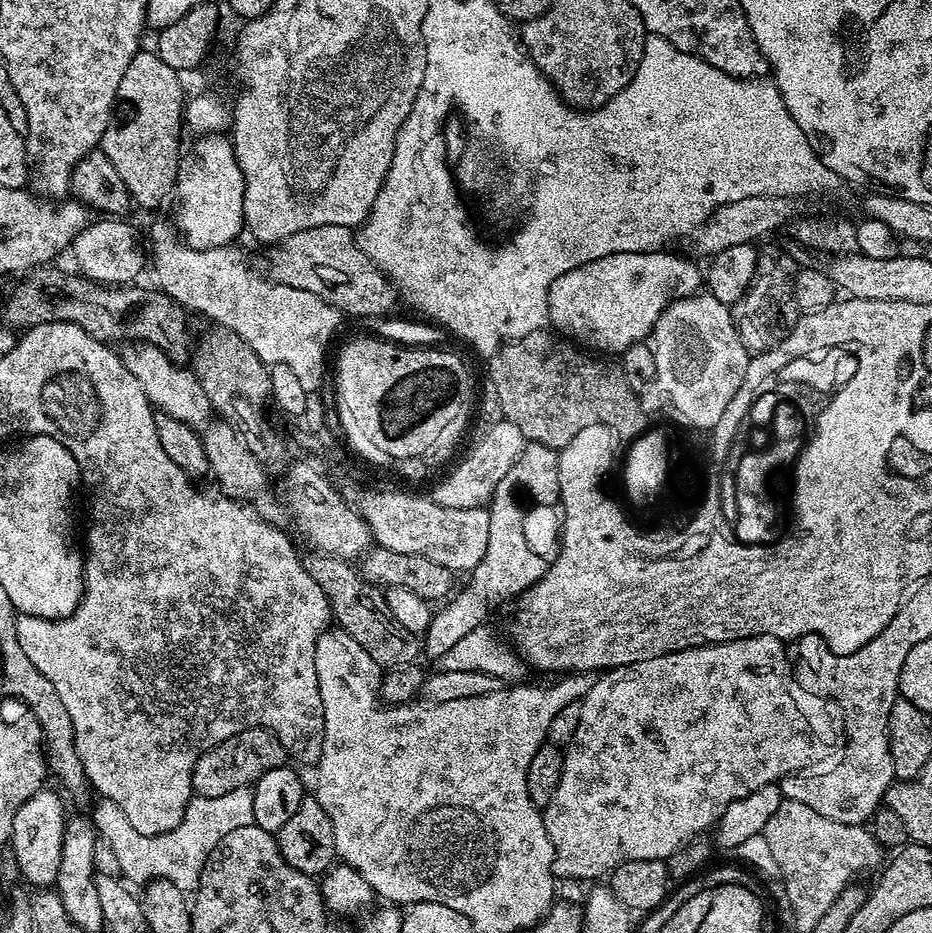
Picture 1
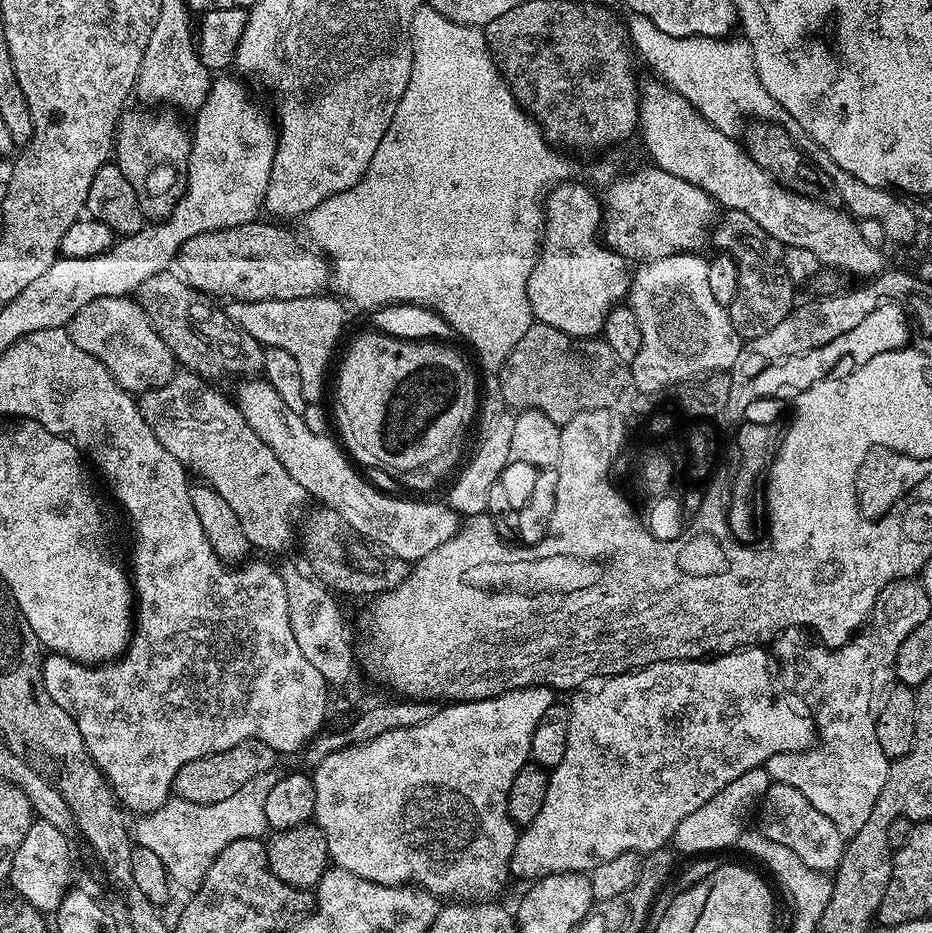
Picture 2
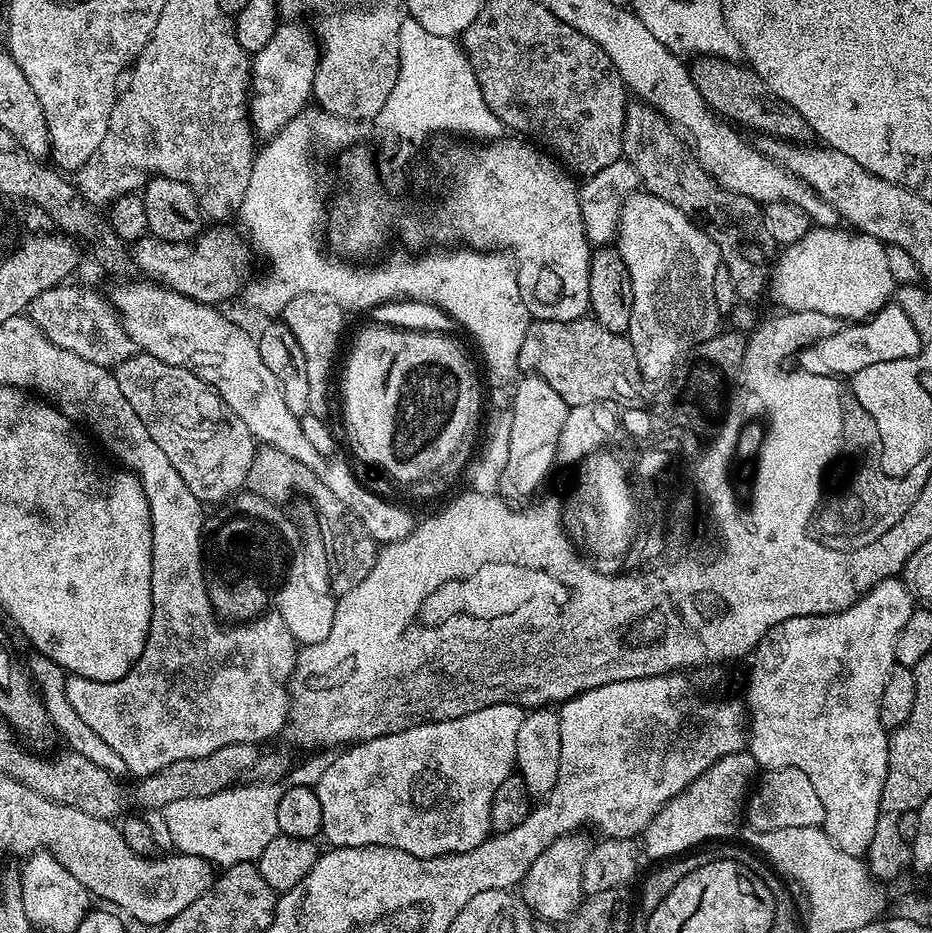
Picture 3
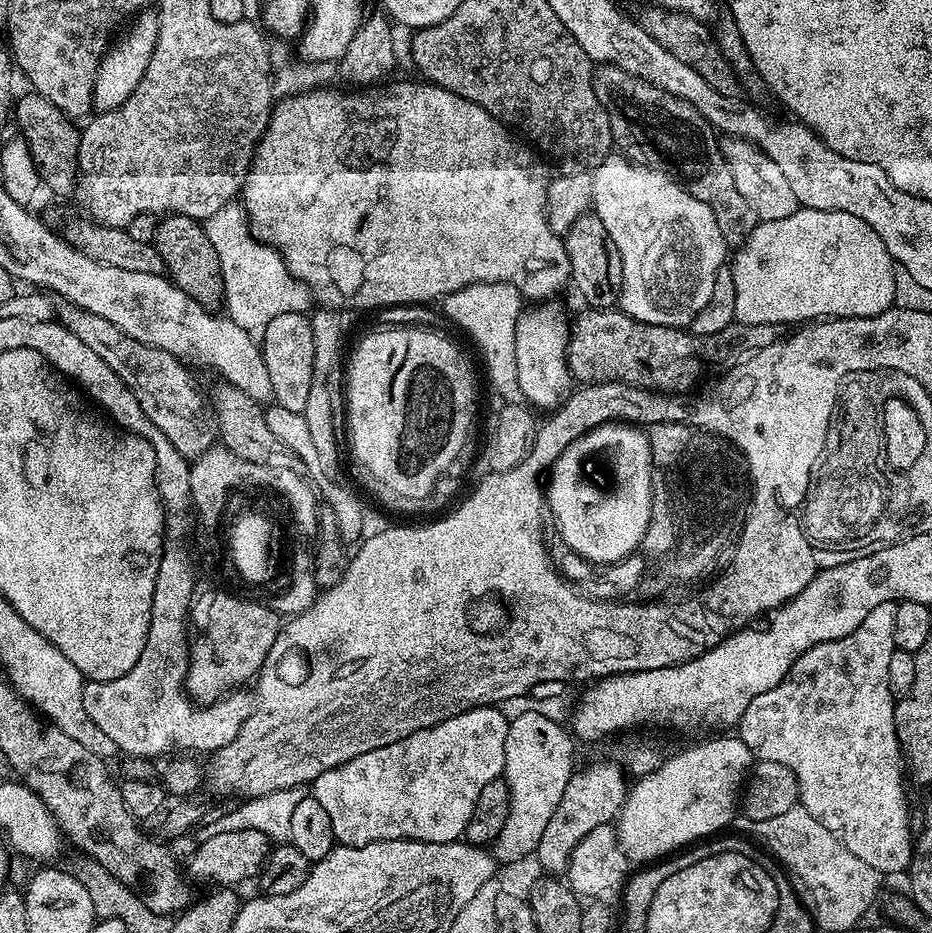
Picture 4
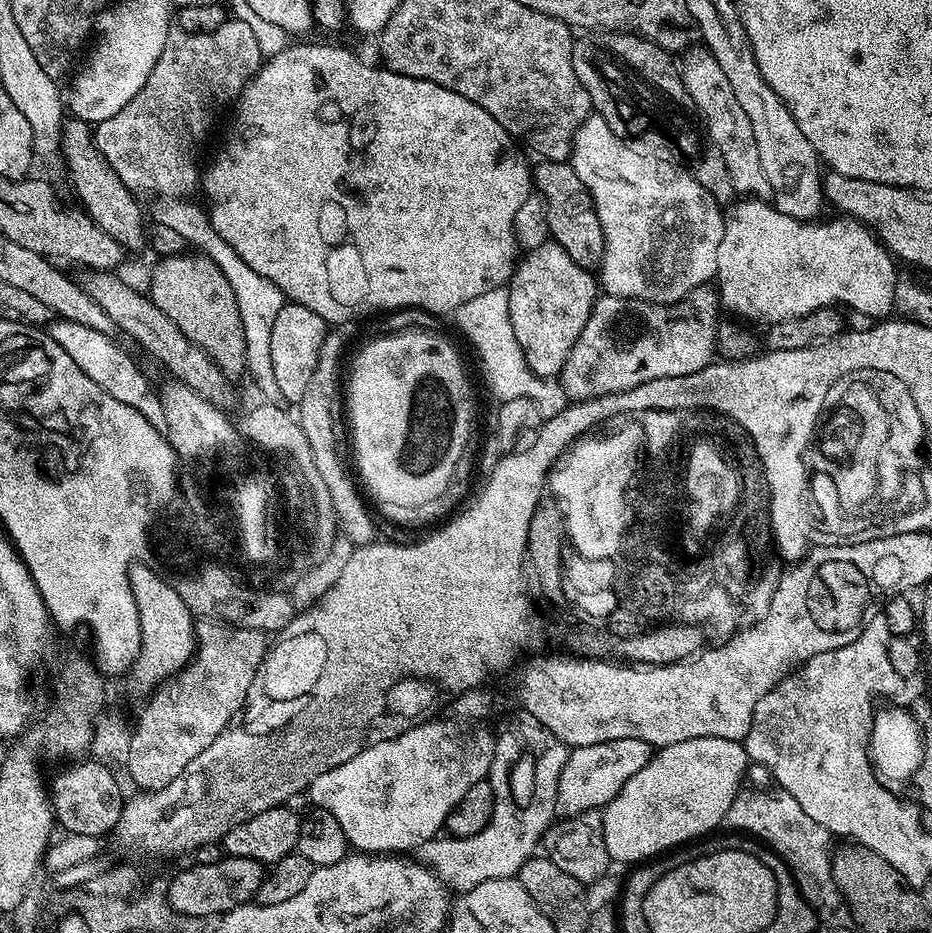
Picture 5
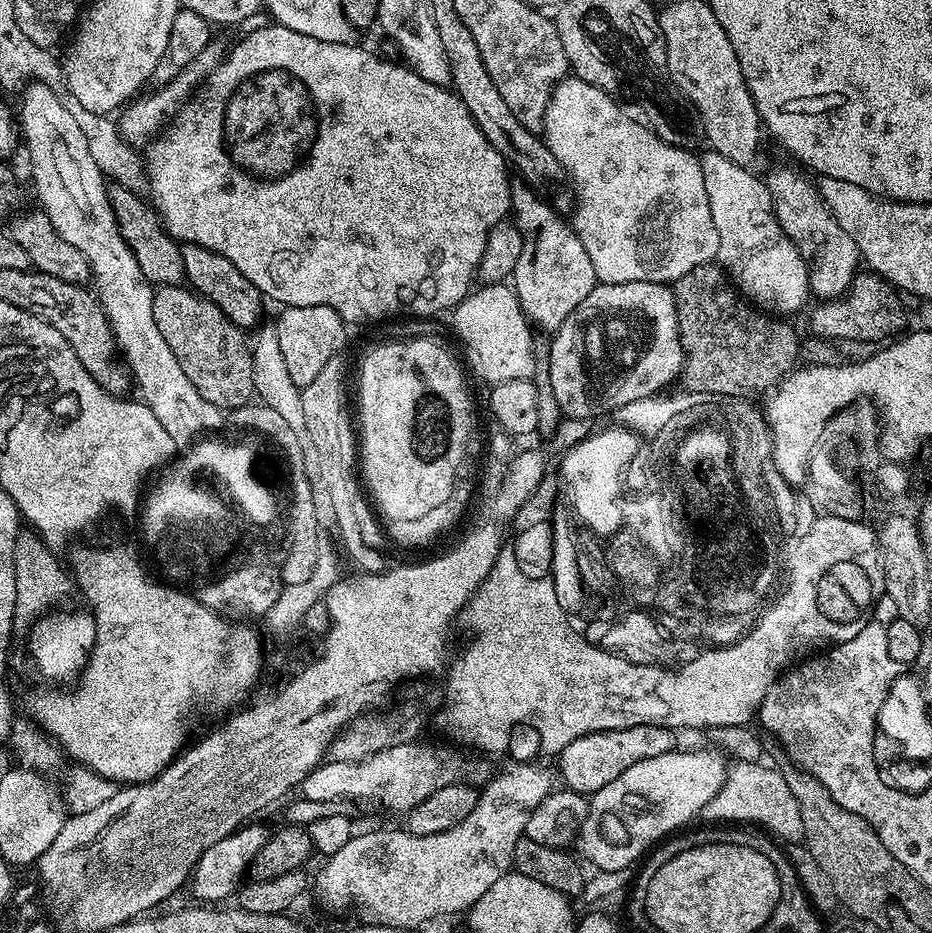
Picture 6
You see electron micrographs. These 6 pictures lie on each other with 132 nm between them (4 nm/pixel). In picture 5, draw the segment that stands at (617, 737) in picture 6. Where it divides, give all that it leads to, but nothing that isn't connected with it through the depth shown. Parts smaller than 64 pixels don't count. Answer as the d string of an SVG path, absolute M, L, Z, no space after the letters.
M618 738L610 742L598 742L594 746L572 748L566 758L566 766L562 766L562 774L558 778L556 816L560 818L581 816L583 812L603 809L604 805L609 804L614 798L614 794L618 794L618 790L622 790L625 782L634 778L634 774L638 774L638 770L642 770L642 766L646 766L646 762L650 762L652 755L654 755L652 745L642 742L638 738Z

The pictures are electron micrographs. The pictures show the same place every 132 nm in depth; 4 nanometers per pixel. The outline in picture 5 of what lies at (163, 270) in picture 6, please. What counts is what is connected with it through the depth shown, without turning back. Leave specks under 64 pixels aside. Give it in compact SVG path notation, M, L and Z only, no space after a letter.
M65 119L64 131L60 133L60 156L68 167L68 180L89 218L98 226L102 226L102 230L106 230L106 234L110 234L110 238L117 240L129 253L138 251L143 244L145 247L145 209L144 212L140 209L141 201L136 193L130 191L126 182L122 182L118 174L114 174L114 166L110 166L110 162L106 162L106 158L101 156L93 125L85 120Z

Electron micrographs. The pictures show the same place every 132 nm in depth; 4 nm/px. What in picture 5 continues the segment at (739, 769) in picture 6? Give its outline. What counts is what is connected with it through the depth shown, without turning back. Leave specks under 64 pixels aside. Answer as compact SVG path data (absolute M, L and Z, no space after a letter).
M742 790L739 792L734 798L734 802L730 802L730 810L726 810L724 824L727 827L732 827L729 829L740 834L747 834L771 848L776 855L787 862L793 873L800 876L809 876L821 882L827 881L832 874L832 857L834 855L834 837L832 833L826 830L826 826L818 826L818 822L814 822L814 818L810 818L810 814L806 814L806 810L802 810L802 806L798 806L798 802L789 792L783 790L772 791Z

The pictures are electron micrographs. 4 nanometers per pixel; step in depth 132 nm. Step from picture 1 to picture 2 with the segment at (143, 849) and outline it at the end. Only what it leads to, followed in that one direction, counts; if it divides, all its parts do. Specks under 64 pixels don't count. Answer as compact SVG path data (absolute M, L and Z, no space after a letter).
M276 770L258 774L258 778L250 778L250 782L246 782L242 790L230 794L230 798L222 798L222 802L213 804L186 802L181 796L173 795L165 804L158 806L158 810L145 812L137 819L140 821L134 824L135 843L139 847L154 850L154 854L162 858L169 877L179 887L181 884L187 890L195 890L206 878L206 870L212 865L212 859L222 854L230 842L242 838L260 838L269 831L266 798L280 777L281 773Z

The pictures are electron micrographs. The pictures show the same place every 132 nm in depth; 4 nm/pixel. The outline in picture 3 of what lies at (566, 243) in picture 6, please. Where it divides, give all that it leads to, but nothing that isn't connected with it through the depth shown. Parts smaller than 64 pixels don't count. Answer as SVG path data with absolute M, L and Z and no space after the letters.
M521 375L514 387L516 393L510 403L510 462L506 462L499 491L516 501L530 495L547 478L552 464L557 463L558 434L562 434L569 407L540 376Z

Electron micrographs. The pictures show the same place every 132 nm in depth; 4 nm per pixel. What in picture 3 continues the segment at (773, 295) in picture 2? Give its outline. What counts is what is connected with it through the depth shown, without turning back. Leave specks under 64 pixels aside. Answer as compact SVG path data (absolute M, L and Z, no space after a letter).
M631 101L624 112L622 154L634 166L645 191L678 206L678 210L690 217L698 217L708 237L718 246L722 267L730 270L730 278L734 278L736 294L741 301L756 300L769 291L778 245L766 230L761 205L716 183L701 167L689 143L668 125L660 112L641 101Z

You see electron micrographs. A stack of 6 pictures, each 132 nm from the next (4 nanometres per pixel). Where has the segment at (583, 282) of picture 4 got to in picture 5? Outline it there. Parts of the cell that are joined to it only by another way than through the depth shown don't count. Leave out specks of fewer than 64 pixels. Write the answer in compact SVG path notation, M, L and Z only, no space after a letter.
M541 159L532 169L535 191L546 202L546 216L548 218L548 234L556 241L578 266L589 270L599 269L604 257L604 235L602 222L598 222L598 210L594 206L594 198L578 178L571 163L558 160Z

